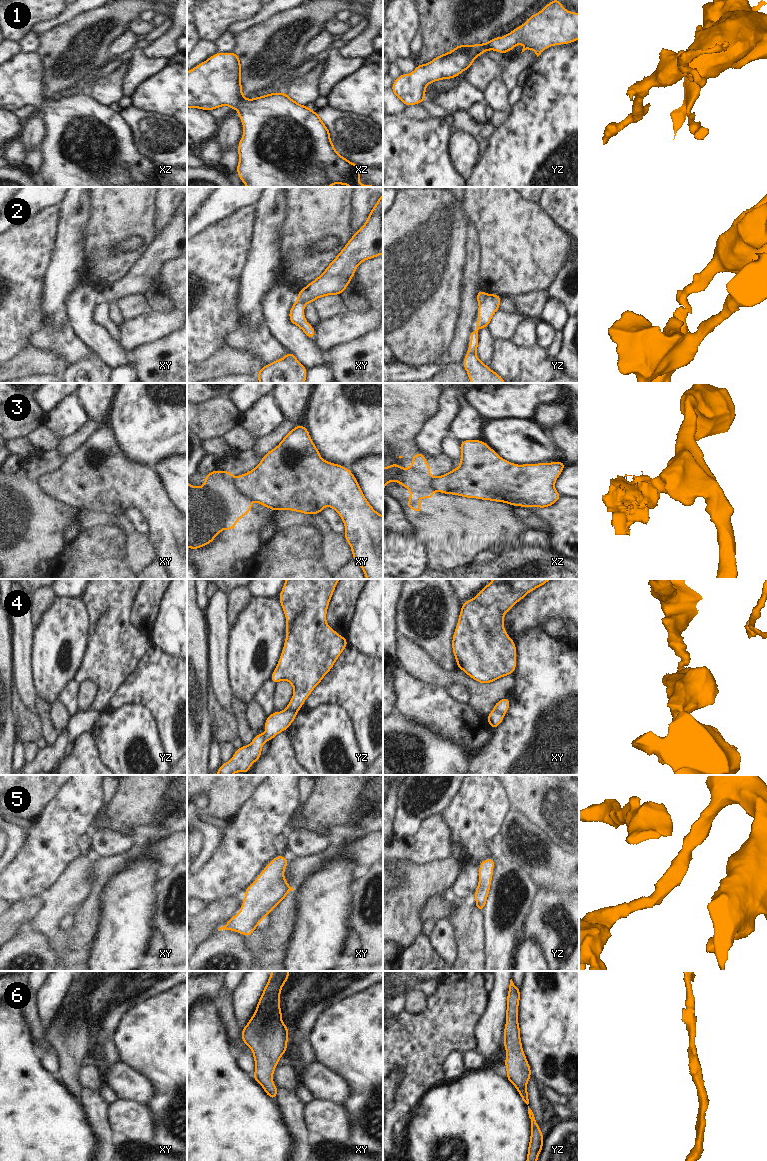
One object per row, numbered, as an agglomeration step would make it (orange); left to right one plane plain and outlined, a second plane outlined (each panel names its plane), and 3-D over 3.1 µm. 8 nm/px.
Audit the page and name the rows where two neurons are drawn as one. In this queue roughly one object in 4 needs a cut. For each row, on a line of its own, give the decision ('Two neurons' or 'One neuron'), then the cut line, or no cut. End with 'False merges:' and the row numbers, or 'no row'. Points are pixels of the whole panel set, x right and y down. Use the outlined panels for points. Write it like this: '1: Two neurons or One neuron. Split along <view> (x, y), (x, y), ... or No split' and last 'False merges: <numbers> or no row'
1: One neuron. No split
2: Two neurons. Split along yz (486, 294), (480, 304)
3: Two neurons. Split along xy (234, 478), (234, 485), (250, 500)
4: Two neurons. Split along yz (285, 709), (296, 712)
5: One neuron. No split
6: One neuron. No split
False merges: 2, 3, 4

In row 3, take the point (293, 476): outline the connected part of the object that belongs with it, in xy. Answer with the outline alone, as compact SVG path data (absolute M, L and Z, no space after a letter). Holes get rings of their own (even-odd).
M302 424L294 427L276 448L266 453L254 469L237 476L234 484L250 500L273 511L285 509L312 515L321 514L325 506L332 507L342 518L346 528L344 537L352 549L352 559L361 566L366 579L383 579L383 516L375 511L366 500L350 469L321 458L308 429Z

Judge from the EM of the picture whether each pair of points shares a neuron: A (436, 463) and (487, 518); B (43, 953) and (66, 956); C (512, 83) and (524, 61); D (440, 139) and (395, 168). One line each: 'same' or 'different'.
A: same
B: different
C: same
D: same

